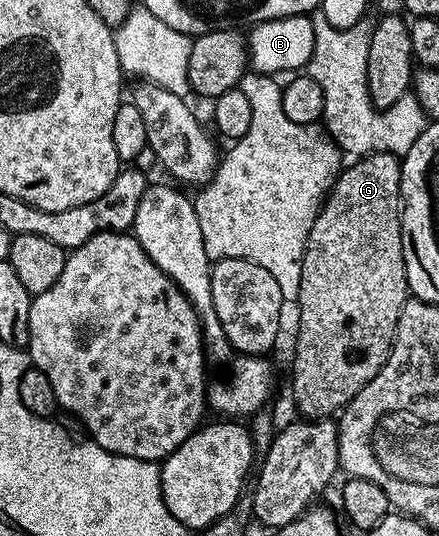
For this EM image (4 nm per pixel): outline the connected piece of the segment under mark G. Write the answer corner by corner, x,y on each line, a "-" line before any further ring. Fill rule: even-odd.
372,153
353,161
354,165
343,167
339,171
324,203
318,209
312,230
308,234
306,253
302,259
300,274
300,294
296,301
298,307
298,341
294,344
294,404
298,407
297,415
307,420
321,420
341,413
372,378
386,365
390,357
390,348
394,345
394,335
398,329
398,319
402,307
406,304
410,287
404,266
404,246
402,245
402,162
391,153

